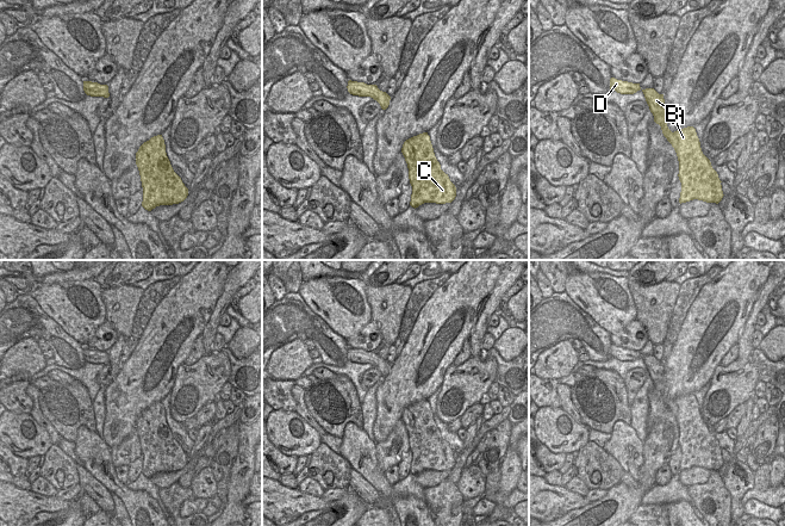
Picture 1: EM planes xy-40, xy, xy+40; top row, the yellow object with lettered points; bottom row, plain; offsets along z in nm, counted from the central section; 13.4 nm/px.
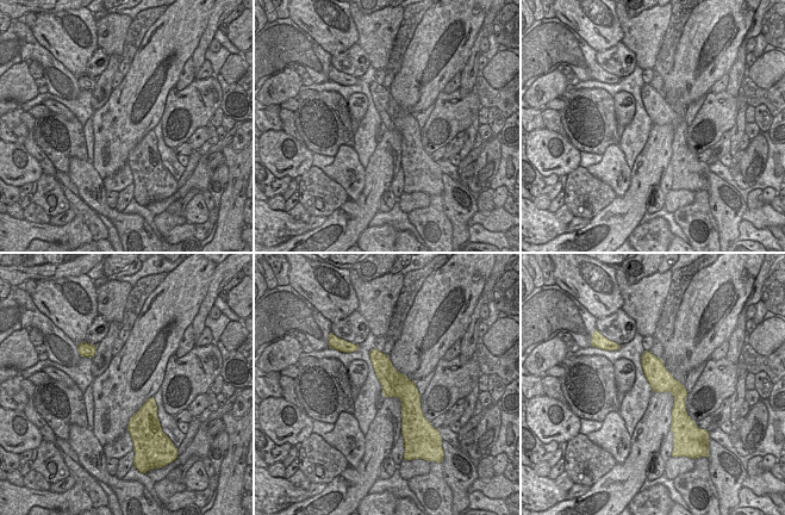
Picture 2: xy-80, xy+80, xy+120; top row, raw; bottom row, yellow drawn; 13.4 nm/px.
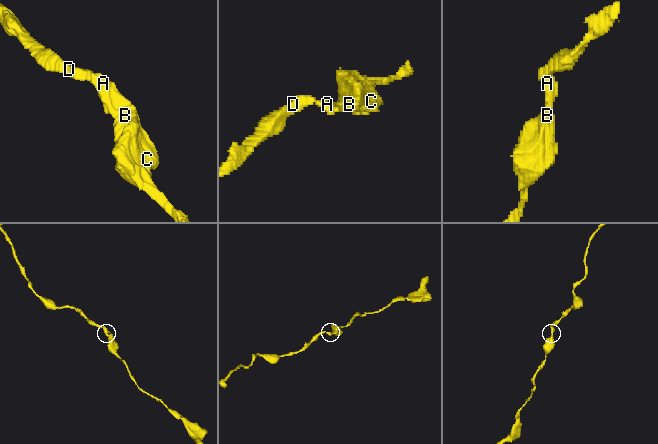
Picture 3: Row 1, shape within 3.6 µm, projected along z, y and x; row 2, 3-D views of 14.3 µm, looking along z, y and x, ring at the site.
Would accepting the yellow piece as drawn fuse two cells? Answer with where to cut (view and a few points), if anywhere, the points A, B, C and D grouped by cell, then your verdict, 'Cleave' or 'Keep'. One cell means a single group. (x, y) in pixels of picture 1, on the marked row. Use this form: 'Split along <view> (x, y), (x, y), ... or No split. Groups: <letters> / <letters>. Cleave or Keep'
No split. Groups: A B C D. Keep

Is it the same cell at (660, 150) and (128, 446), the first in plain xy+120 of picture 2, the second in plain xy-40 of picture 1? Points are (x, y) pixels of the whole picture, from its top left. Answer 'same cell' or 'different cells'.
same cell

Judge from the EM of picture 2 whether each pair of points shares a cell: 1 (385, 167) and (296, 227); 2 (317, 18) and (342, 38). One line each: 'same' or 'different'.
1: different
2: same

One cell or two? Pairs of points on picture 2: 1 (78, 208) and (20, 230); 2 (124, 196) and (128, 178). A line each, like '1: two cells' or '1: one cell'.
1: two cells
2: two cells

